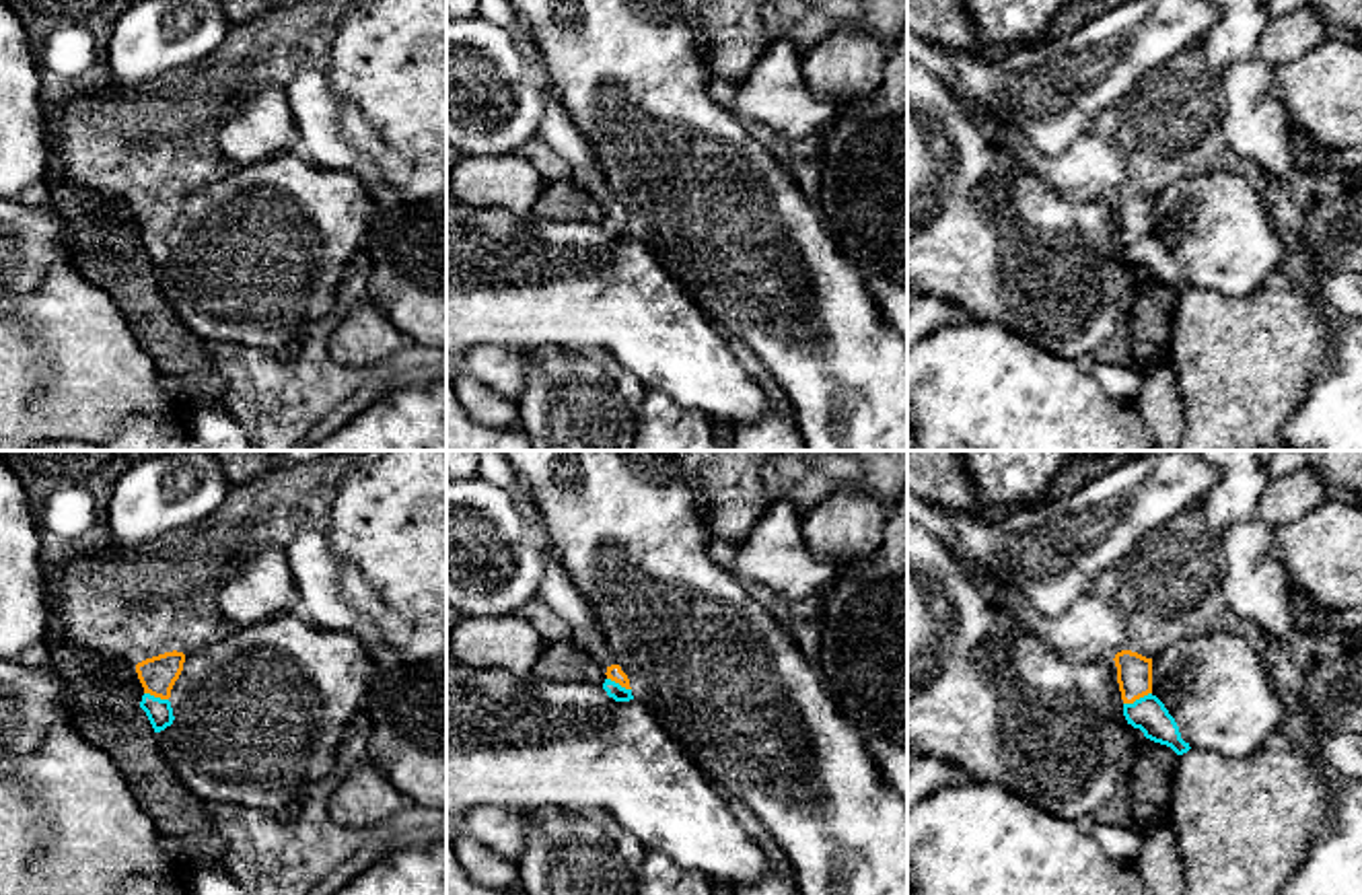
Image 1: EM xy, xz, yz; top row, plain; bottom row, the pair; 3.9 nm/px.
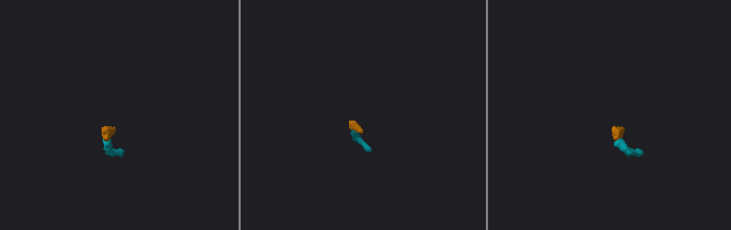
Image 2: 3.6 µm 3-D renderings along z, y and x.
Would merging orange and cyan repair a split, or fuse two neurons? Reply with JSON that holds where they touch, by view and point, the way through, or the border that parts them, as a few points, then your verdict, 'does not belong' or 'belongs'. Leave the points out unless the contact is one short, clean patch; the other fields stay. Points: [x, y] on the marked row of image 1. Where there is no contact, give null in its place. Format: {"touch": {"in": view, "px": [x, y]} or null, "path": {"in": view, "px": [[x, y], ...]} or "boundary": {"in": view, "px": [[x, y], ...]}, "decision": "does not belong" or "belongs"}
{"touch": {"in": "yz", "px": [1136, 698]}, "path": {"in": "yz", "px": [[1134, 673], [1136, 698], [1149, 714]]}, "decision": "belongs"}

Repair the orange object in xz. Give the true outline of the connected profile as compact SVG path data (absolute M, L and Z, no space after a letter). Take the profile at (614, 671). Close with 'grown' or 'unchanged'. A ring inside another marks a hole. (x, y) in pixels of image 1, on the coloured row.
M619 665L607 667L605 675L607 675L607 679L603 683L603 689L607 691L609 697L613 697L615 702L630 702L630 700L634 700L632 687L630 687L630 679L621 671Z | grown

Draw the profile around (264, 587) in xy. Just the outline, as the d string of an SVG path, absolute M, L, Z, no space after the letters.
M270 545L249 558L216 597L220 617L237 630L288 613L296 582L284 545Z

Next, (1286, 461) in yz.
M1280 451L1269 463L1265 463L1265 469L1271 477L1278 475L1290 475L1306 465L1306 453L1304 451Z

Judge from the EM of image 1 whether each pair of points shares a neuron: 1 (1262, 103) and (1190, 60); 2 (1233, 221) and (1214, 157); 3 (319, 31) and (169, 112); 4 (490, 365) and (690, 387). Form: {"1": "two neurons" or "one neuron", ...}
{"1": "two neurons", "2": "two neurons", "3": "one neuron", "4": "two neurons"}

